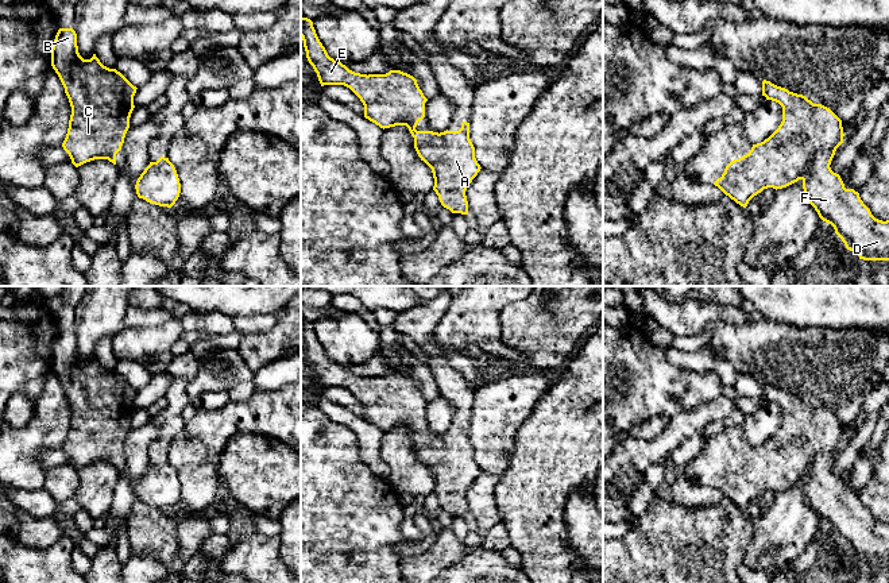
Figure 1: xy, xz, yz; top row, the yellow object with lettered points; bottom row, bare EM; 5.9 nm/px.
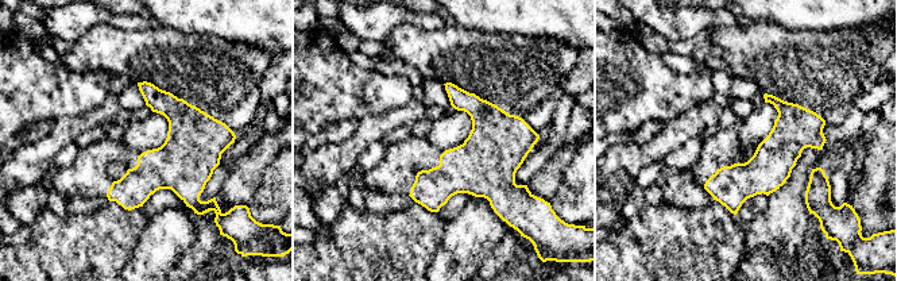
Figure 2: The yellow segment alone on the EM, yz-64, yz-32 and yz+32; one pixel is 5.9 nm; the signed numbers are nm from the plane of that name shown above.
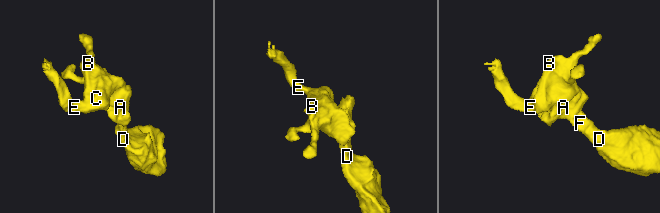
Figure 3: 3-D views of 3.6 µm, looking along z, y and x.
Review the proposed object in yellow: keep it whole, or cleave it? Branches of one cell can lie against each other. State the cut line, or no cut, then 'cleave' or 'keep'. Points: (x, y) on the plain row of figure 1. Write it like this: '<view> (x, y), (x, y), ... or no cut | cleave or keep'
no cut | keep

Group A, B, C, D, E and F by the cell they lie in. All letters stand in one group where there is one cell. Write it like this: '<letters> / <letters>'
A B C D E F

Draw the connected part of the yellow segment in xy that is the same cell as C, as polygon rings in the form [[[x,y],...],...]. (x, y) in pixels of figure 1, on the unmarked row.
[[[73,331],[58,332],[51,351],[51,368],[71,409],[62,445],[71,466],[78,470],[94,462],[108,462],[116,467],[138,390],[116,371],[104,368],[96,356],[84,362]]]

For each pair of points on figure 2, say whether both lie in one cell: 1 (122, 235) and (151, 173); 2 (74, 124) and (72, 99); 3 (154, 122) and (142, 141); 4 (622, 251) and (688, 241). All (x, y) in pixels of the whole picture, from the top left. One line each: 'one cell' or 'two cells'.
1: two cells
2: two cells
3: one cell
4: one cell

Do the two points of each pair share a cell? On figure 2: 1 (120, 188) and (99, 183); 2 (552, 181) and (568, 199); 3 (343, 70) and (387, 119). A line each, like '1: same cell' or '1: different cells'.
1: same cell
2: different cells
3: different cells

